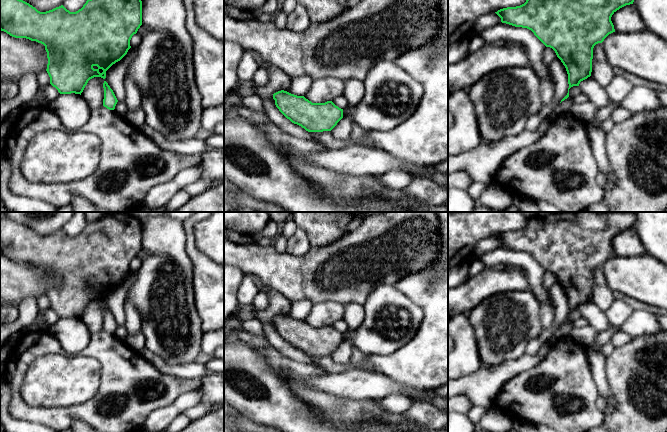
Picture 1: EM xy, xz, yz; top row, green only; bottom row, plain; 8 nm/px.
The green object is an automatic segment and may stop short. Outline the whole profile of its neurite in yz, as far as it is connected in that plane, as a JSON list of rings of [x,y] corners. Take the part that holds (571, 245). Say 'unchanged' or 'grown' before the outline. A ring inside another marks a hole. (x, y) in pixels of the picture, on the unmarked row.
unchanged | [[[553,212],[546,216],[532,217],[528,219],[524,228],[503,232],[495,237],[501,242],[502,247],[531,254],[546,271],[550,271],[555,275],[568,298],[568,317],[561,324],[562,326],[569,321],[571,311],[579,310],[581,305],[591,300],[594,270],[602,267],[609,258],[615,256],[611,245],[612,239],[620,232],[633,228],[635,220],[635,212]]]

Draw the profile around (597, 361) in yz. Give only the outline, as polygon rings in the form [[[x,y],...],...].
[[[586,348],[586,352],[599,396],[605,398],[606,408],[615,407],[616,400],[606,379],[606,357],[603,354],[594,352],[590,348]]]

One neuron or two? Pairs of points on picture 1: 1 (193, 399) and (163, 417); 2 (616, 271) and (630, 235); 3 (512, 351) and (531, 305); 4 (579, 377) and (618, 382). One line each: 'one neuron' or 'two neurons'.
1: one neuron
2: two neurons
3: one neuron
4: two neurons

